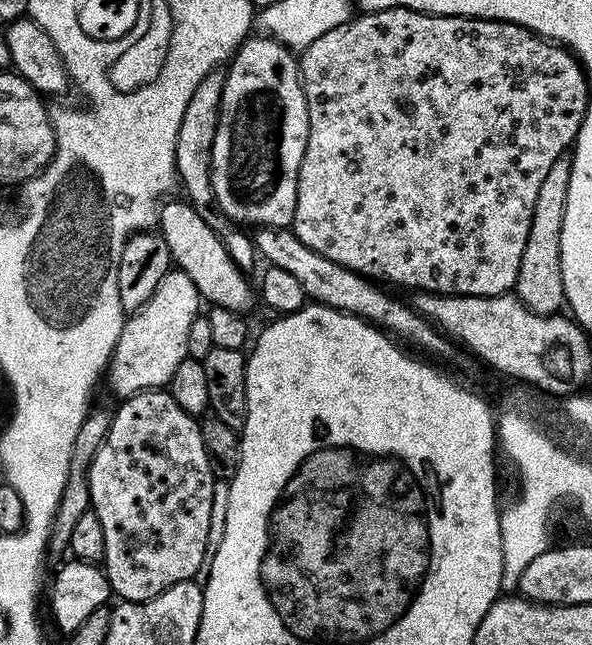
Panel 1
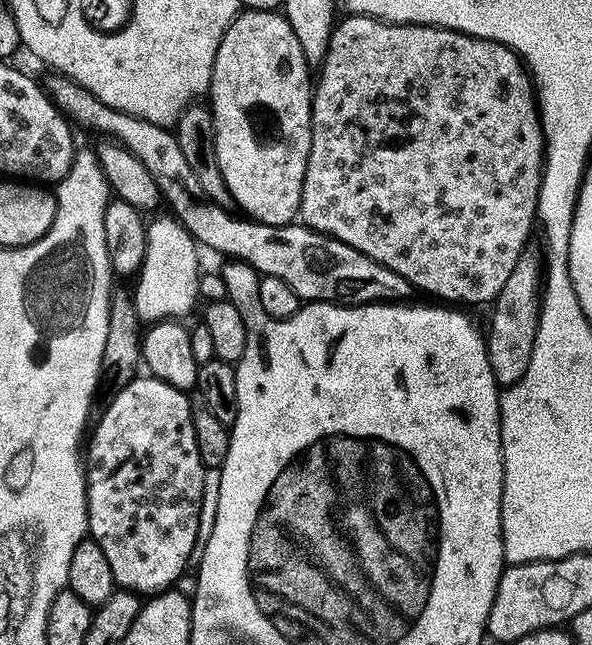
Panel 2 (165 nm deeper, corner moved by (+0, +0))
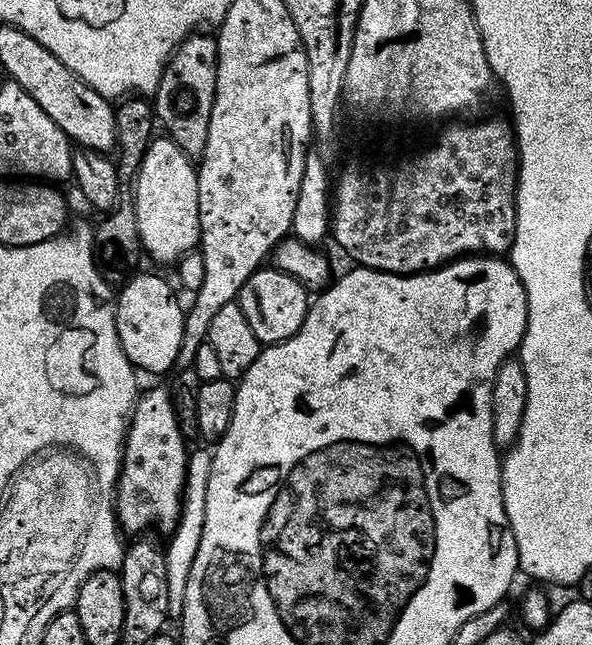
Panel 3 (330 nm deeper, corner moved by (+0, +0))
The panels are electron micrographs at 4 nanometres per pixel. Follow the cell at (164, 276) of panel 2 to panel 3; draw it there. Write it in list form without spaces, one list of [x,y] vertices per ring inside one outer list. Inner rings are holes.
[[[153,139],[136,176],[136,221],[143,251],[160,264],[171,265],[200,243],[197,169],[173,140]]]

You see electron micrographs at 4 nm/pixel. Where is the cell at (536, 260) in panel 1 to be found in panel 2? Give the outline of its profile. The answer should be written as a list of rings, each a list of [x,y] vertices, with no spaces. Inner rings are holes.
[[[531,254],[525,255],[518,262],[518,266],[514,266],[506,286],[502,286],[502,294],[498,294],[491,305],[492,325],[486,328],[490,370],[501,389],[518,383],[530,366],[530,354],[534,354],[534,338],[538,334],[541,295],[541,261],[537,257],[535,260]]]

